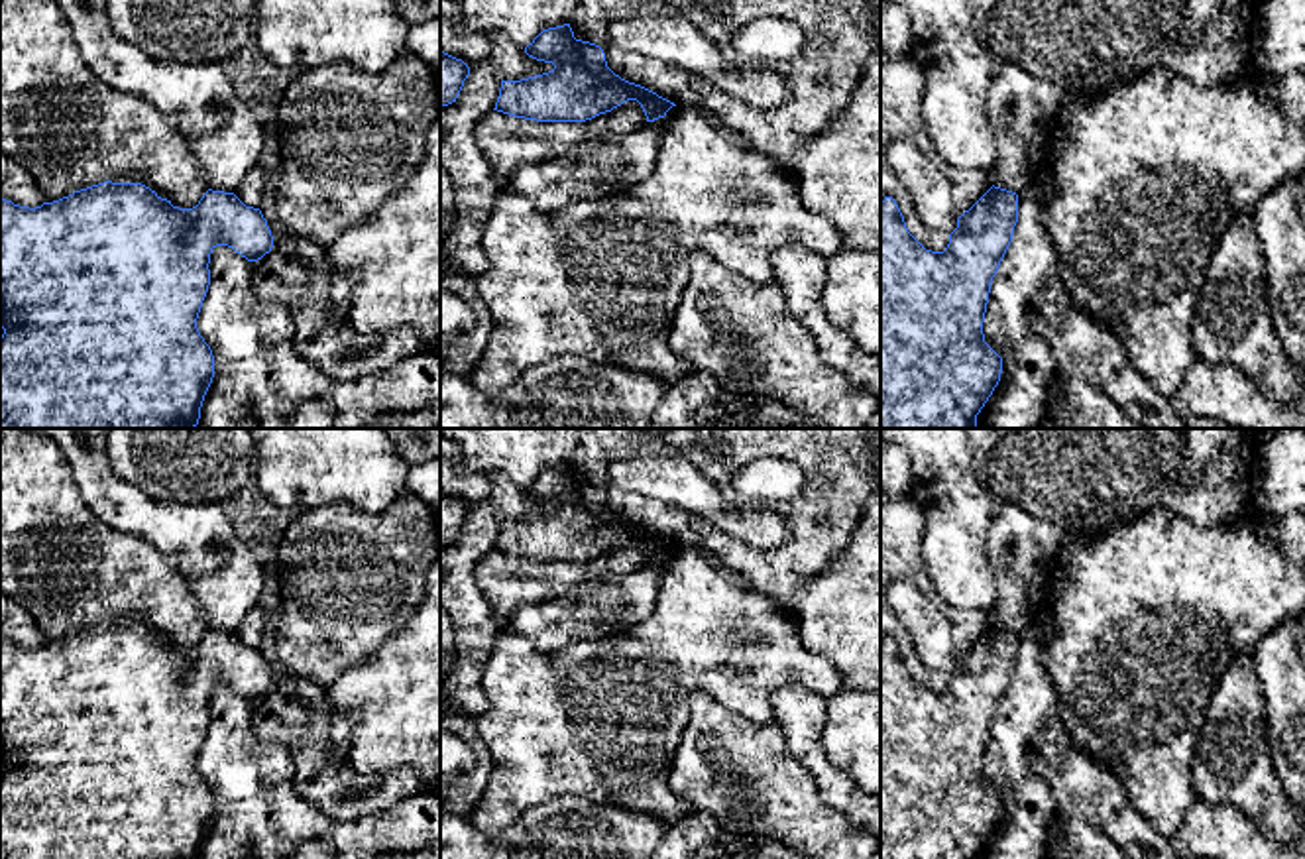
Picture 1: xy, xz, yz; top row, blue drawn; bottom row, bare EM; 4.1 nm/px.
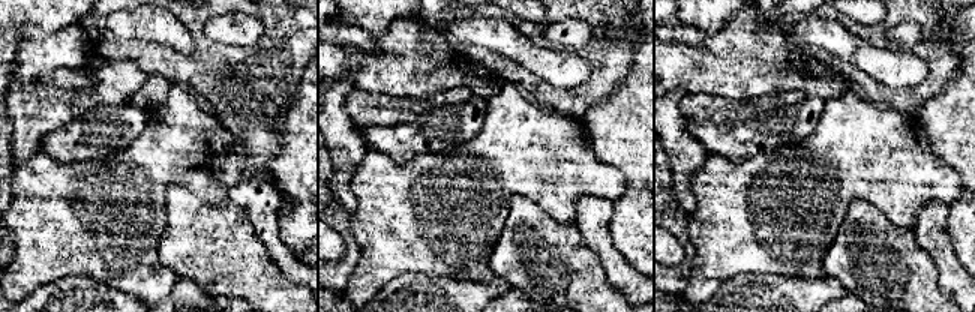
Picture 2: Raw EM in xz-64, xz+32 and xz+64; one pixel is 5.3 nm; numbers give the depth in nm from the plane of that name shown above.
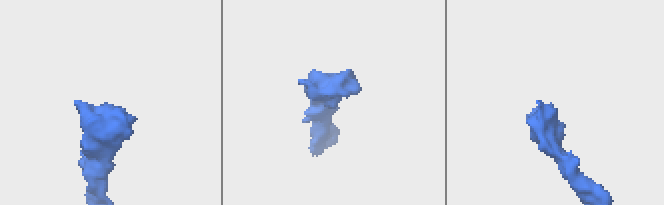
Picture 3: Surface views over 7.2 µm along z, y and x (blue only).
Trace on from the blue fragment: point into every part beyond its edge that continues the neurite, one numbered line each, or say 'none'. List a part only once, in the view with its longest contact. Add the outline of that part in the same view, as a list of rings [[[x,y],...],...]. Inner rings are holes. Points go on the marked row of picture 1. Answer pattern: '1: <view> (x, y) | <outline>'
none

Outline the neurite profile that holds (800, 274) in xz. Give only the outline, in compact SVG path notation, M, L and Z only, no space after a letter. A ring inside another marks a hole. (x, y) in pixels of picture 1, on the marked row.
M784 246L770 256L770 265L784 291L788 311L810 330L820 358L843 373L853 389L880 399L880 358L865 354L825 315L822 293L827 258L802 246Z

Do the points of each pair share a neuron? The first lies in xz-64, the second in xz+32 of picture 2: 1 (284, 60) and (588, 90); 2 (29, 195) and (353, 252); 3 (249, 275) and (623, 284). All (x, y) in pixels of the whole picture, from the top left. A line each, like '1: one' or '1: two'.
1: one
2: two
3: two

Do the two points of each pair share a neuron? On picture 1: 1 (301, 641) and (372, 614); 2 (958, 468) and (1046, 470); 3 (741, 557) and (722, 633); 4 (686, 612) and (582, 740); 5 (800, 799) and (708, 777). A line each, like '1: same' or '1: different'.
1: same
2: different
3: different
4: same
5: same

